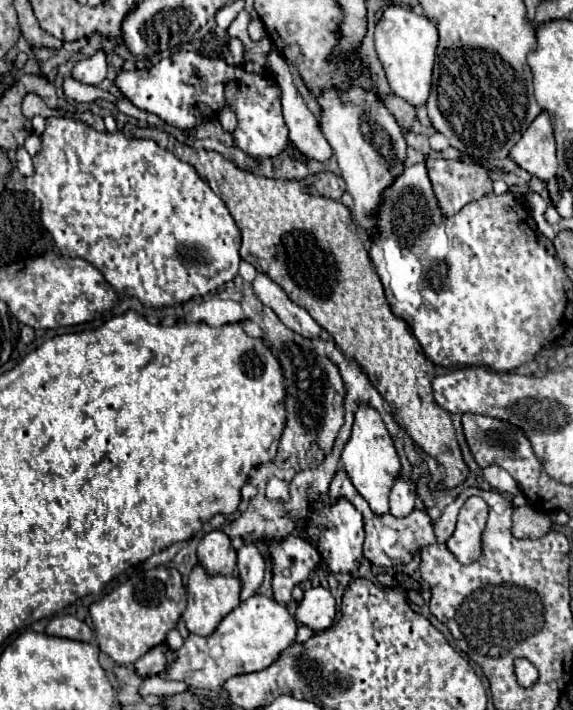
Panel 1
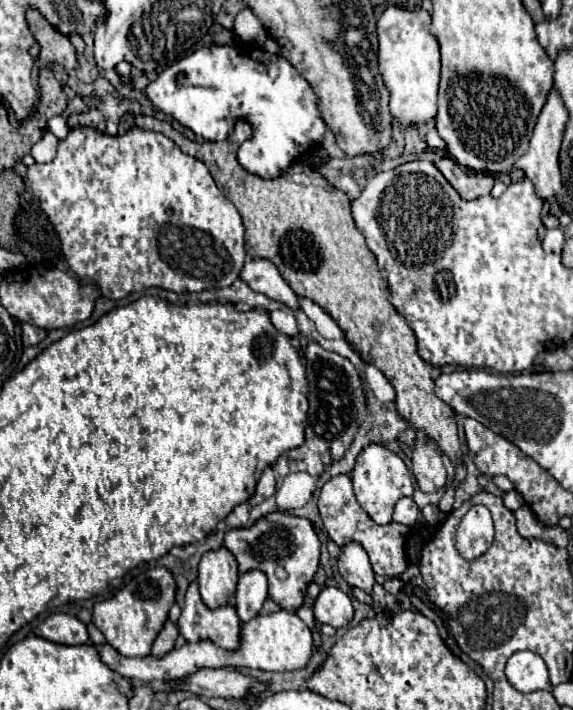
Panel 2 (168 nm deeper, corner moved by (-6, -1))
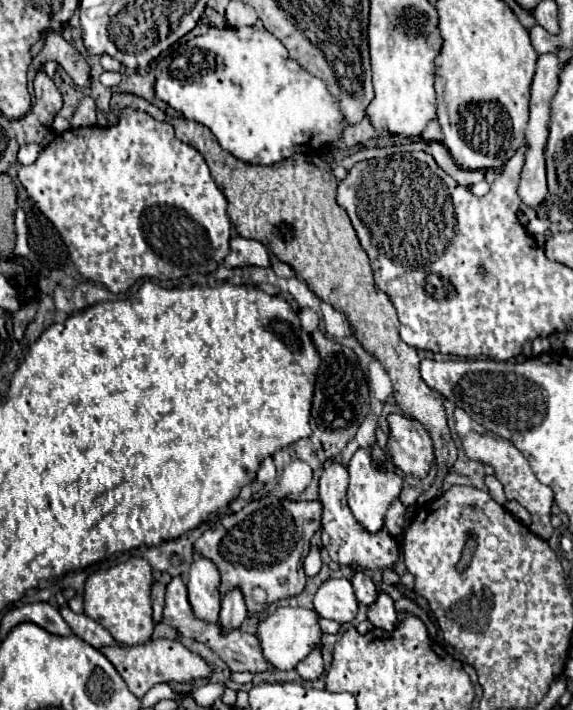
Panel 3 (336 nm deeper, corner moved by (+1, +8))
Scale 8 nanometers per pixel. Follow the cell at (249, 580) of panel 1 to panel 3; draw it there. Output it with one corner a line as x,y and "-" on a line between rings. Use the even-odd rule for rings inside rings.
239,590
229,592
221,600
221,614
219,614
219,628
223,634
235,630
241,626
241,622
247,618
247,606

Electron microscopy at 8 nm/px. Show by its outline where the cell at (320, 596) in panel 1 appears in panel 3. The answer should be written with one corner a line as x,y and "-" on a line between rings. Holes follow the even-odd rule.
331,578
315,594
315,610
321,618
335,620
339,624
351,622
357,616
357,598
347,578

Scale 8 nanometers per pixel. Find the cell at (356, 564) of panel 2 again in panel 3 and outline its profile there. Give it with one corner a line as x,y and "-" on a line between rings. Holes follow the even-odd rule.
355,572
353,576
353,588
355,588
355,594
357,594
357,600
363,604
363,606
371,606
375,604
377,600
377,588
373,584
373,580
363,574
363,572

